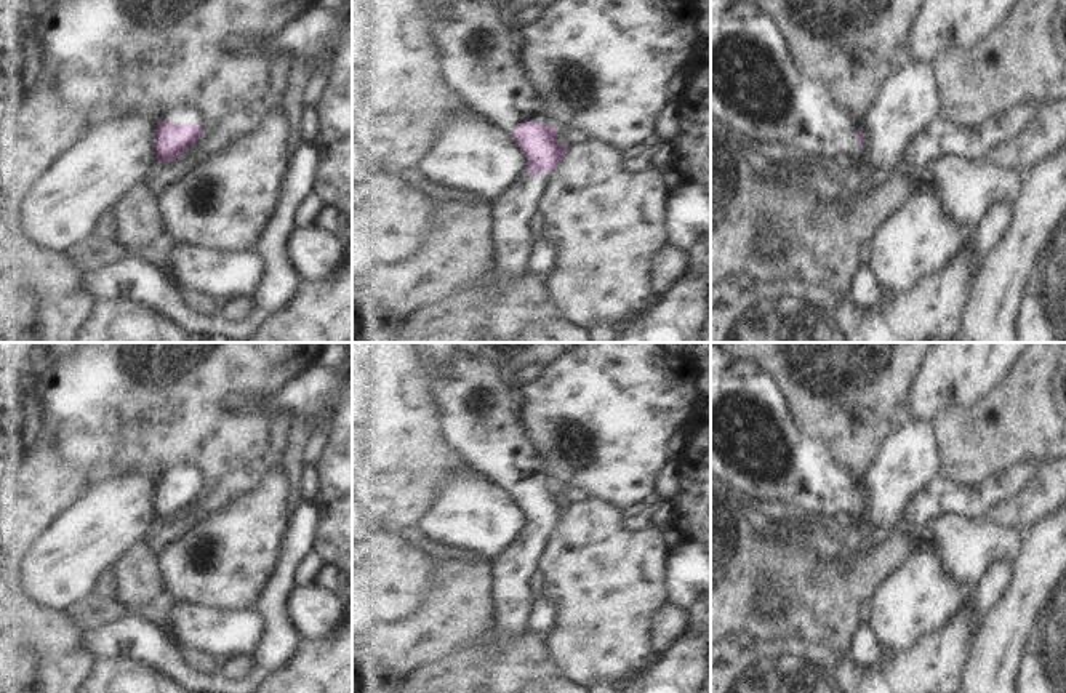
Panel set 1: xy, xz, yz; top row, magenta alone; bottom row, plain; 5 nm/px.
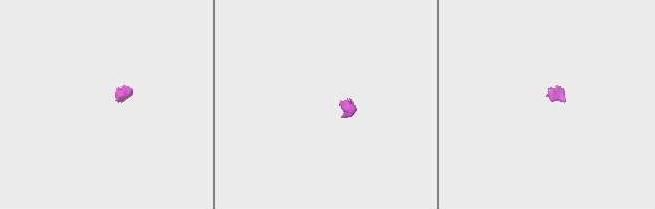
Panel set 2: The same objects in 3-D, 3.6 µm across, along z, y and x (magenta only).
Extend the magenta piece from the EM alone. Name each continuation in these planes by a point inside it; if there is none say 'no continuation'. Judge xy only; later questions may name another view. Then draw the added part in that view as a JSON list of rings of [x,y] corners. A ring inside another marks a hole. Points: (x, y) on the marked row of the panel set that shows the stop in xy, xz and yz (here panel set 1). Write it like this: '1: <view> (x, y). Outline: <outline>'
1: xy (184, 114). Outline: [[[181,106],[176,110],[170,112],[168,115],[162,117],[166,123],[176,122],[176,123],[190,123],[197,126],[203,126],[205,123],[205,115],[198,107],[189,107],[189,106]]]

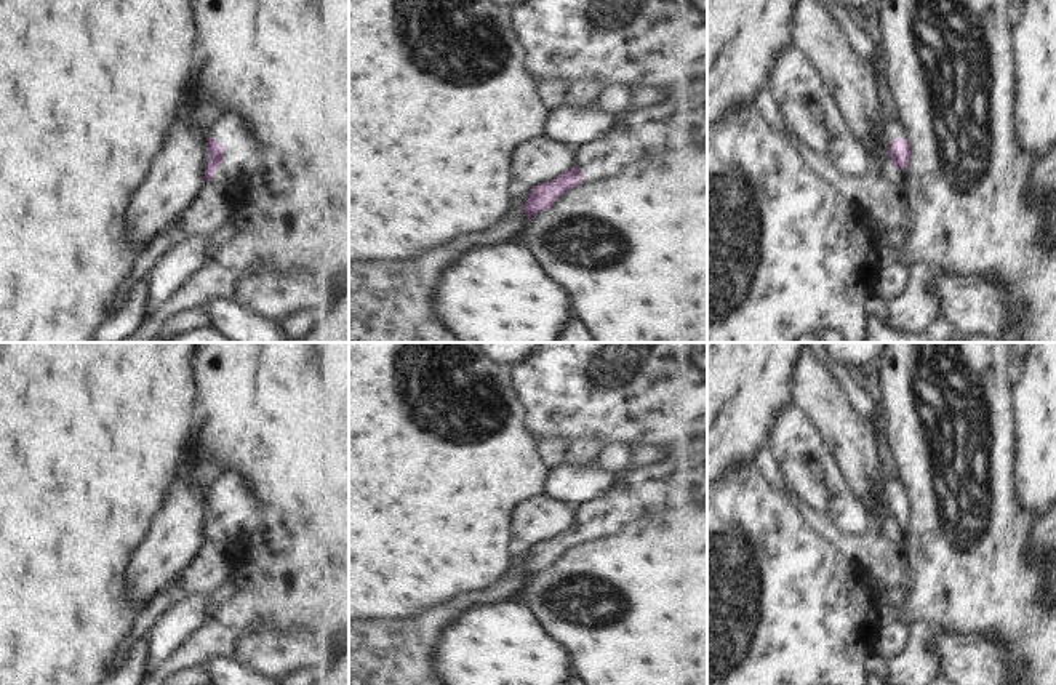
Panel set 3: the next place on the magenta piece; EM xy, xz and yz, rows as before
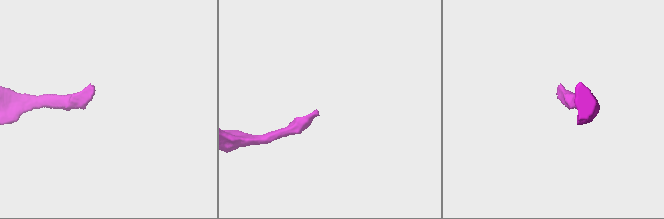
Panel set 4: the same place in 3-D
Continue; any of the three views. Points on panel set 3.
1: xy (242, 156). Outline: [[[224,112],[210,126],[208,134],[222,142],[224,158],[214,171],[214,181],[232,186],[242,174],[261,174],[261,152],[256,138],[238,114]]]

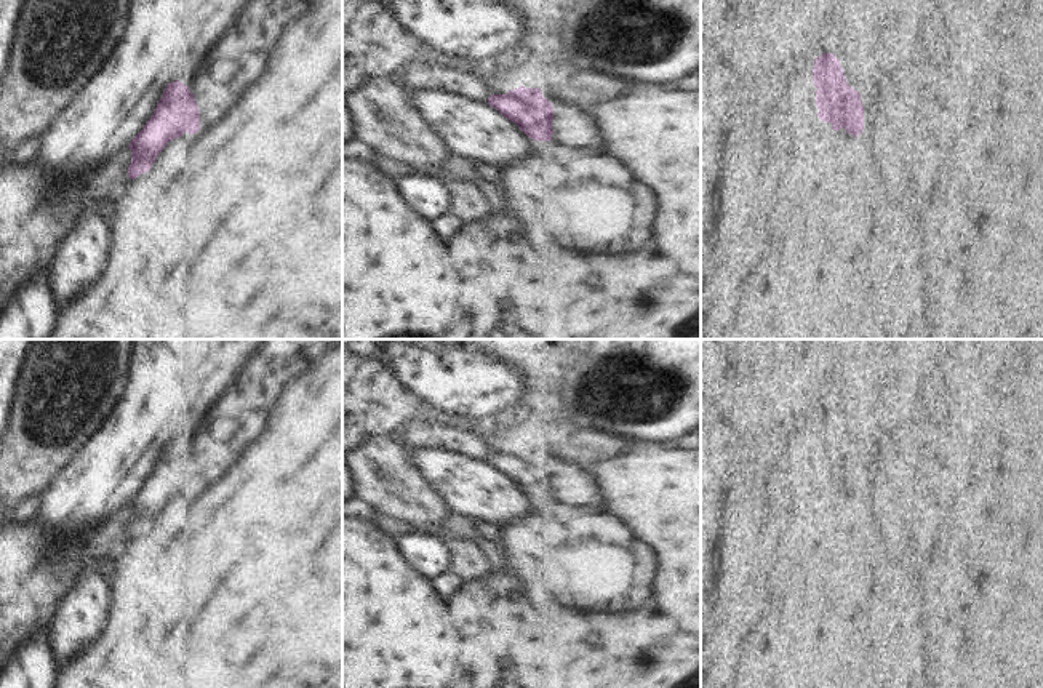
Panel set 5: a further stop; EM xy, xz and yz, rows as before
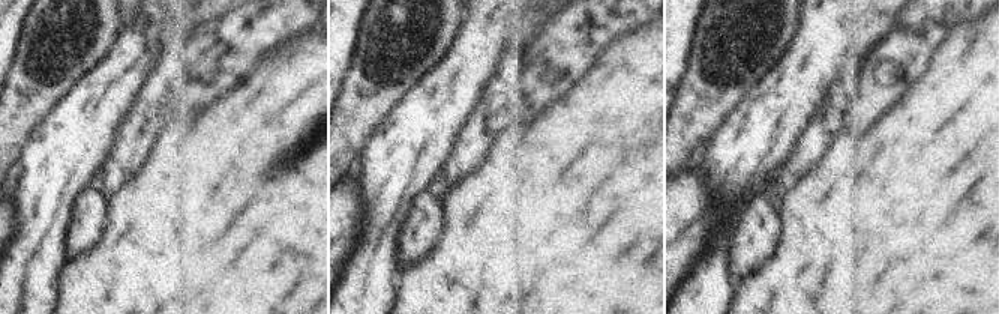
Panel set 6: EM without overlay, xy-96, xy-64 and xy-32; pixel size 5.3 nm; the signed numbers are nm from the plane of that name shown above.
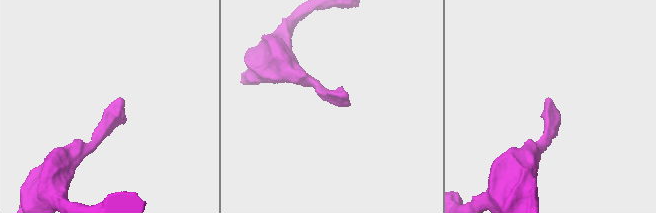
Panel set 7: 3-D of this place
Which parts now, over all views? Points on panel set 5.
1: yz (823, 48). Outline: [[[827,38],[816,48],[813,58],[809,61],[806,61],[808,64],[808,74],[806,74],[806,86],[811,88],[813,91],[816,91],[817,88],[814,86],[813,82],[813,67],[814,67],[814,59],[824,53],[829,53],[827,50]]]

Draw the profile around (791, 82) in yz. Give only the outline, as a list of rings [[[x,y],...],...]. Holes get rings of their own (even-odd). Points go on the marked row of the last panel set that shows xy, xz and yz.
[[[808,64],[789,66],[776,80],[774,99],[787,104],[806,86]]]

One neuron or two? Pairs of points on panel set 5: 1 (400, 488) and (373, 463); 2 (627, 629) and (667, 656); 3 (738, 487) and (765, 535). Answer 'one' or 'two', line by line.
1: one
2: one
3: one

